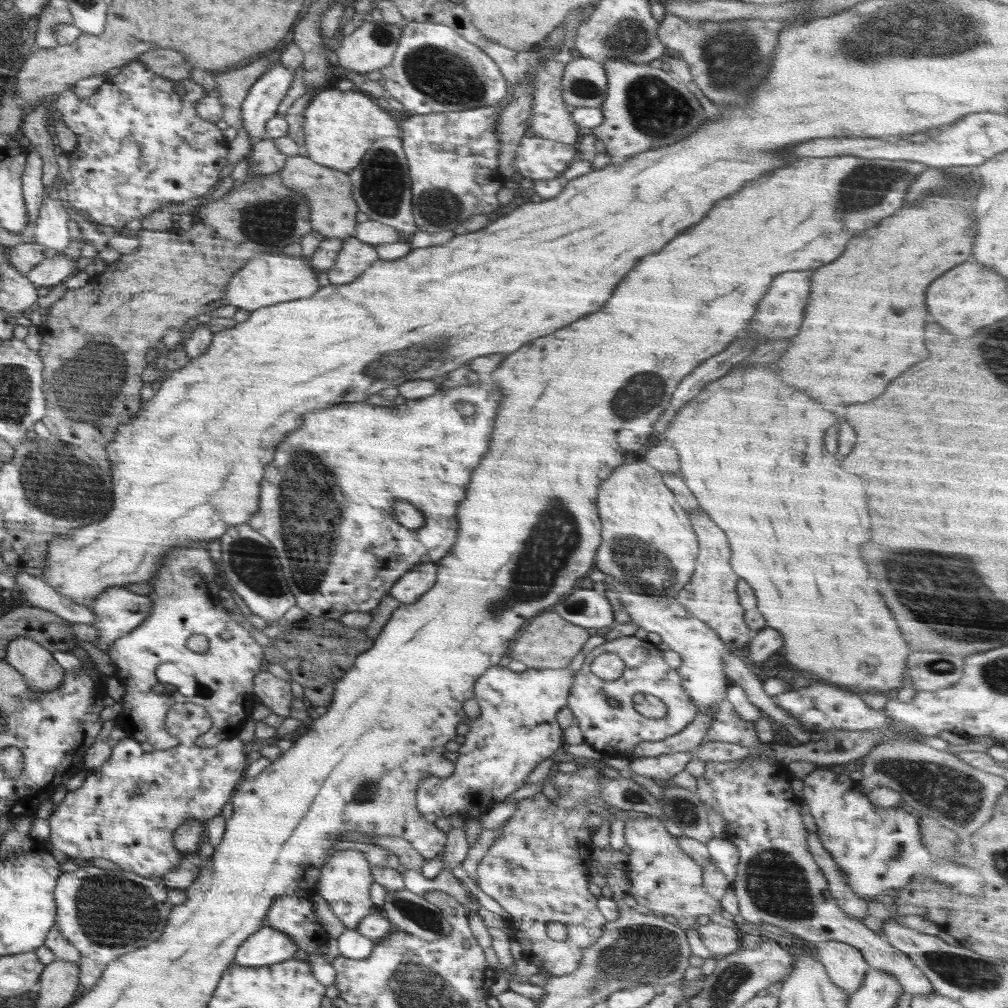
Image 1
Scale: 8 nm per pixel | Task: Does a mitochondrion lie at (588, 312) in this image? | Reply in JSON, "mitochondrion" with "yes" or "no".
{"mitochondrion":"no"}

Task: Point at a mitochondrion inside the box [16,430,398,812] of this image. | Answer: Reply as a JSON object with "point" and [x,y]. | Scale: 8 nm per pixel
{"point":[306,561]}

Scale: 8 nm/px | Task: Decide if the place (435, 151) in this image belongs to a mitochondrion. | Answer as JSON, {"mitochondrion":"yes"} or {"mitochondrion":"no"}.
{"mitochondrion":"no"}

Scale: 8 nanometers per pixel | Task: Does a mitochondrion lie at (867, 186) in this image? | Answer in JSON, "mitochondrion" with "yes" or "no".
{"mitochondrion":"yes"}

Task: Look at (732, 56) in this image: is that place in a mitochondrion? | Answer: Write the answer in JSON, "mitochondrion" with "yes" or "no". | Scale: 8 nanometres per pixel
{"mitochondrion":"yes"}

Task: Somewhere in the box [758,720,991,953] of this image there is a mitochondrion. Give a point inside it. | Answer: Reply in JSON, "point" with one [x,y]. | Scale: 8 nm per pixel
{"point":[956,796]}

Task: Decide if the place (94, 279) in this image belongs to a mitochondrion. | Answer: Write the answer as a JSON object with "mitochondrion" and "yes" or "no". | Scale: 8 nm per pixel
{"mitochondrion":"no"}

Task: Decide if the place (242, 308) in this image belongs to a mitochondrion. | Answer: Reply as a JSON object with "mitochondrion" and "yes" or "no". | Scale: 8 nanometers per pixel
{"mitochondrion":"no"}

